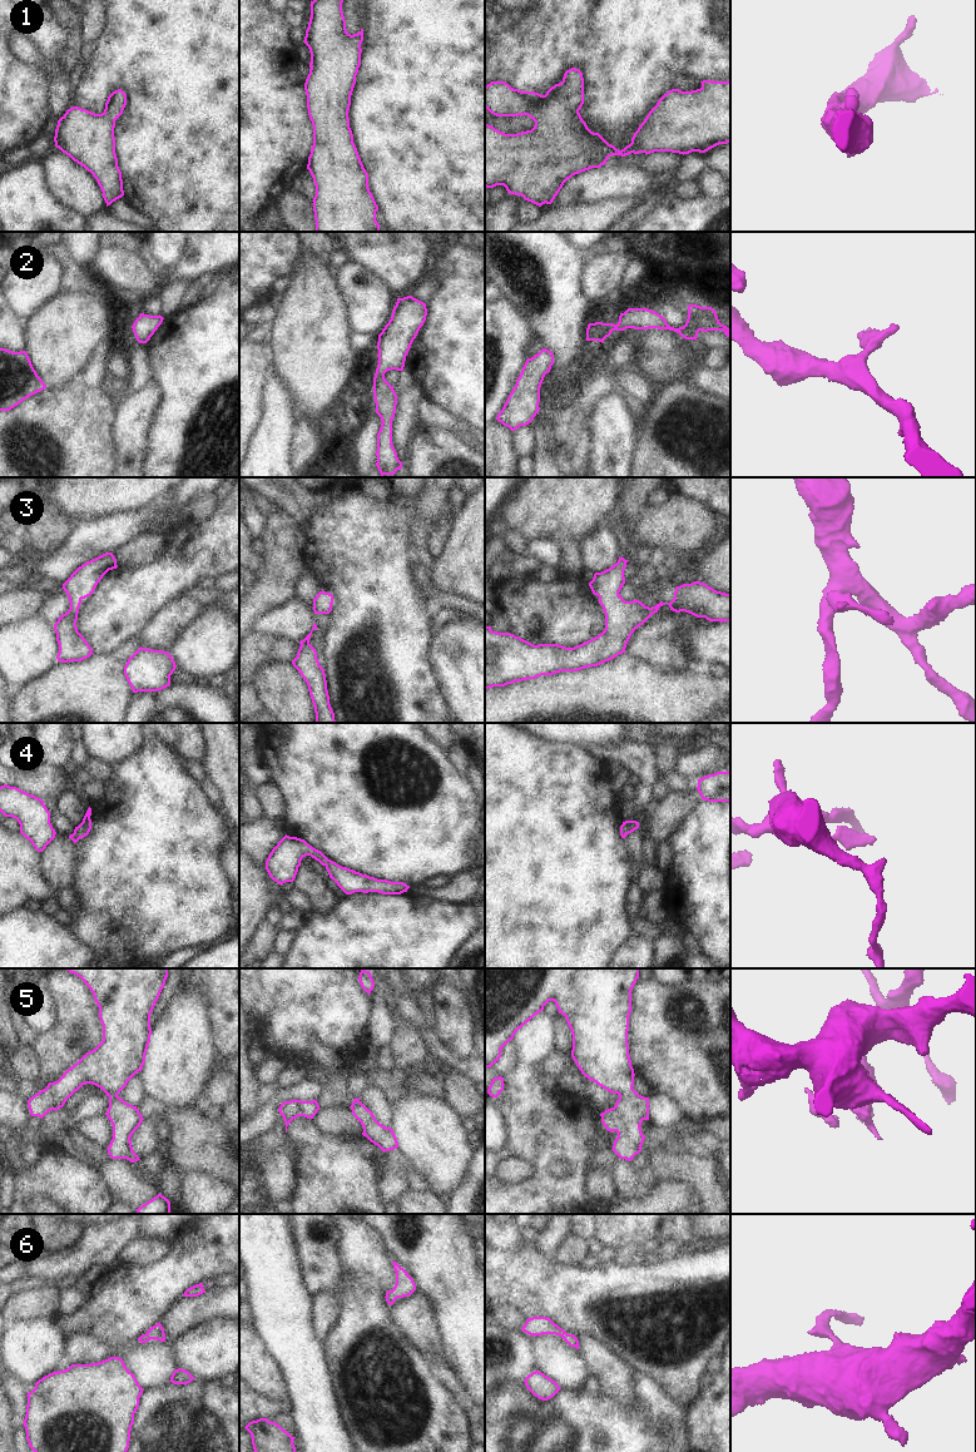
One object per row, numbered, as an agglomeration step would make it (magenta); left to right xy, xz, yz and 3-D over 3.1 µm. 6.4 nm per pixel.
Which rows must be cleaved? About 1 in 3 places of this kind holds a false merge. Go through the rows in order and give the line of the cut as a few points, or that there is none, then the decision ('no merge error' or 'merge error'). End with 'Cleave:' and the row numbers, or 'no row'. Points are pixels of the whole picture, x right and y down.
1: no cut | no merge error
2: no cut | no merge error
3: no cut | no merge error
4: no cut | no merge error
5: no cut | no merge error
6: no cut | no merge error
Cleave: no row

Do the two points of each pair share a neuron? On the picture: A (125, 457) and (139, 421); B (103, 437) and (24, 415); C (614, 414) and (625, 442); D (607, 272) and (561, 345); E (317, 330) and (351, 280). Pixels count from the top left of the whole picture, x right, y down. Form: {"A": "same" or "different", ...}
{"A": "same", "B": "same", "C": "same", "D": "different", "E": "different"}

